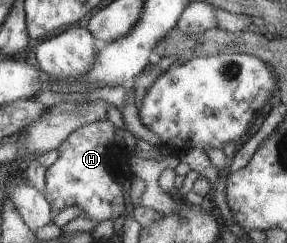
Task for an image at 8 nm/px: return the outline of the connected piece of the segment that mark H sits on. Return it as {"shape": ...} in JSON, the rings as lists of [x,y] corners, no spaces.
{"shape":[[[105,120],[95,122],[74,131],[58,149],[59,159],[46,169],[45,195],[55,212],[71,205],[81,209],[80,217],[101,223],[107,219],[119,219],[125,215],[125,189],[119,176],[121,162],[126,158],[125,147],[116,140],[119,126]]]}

